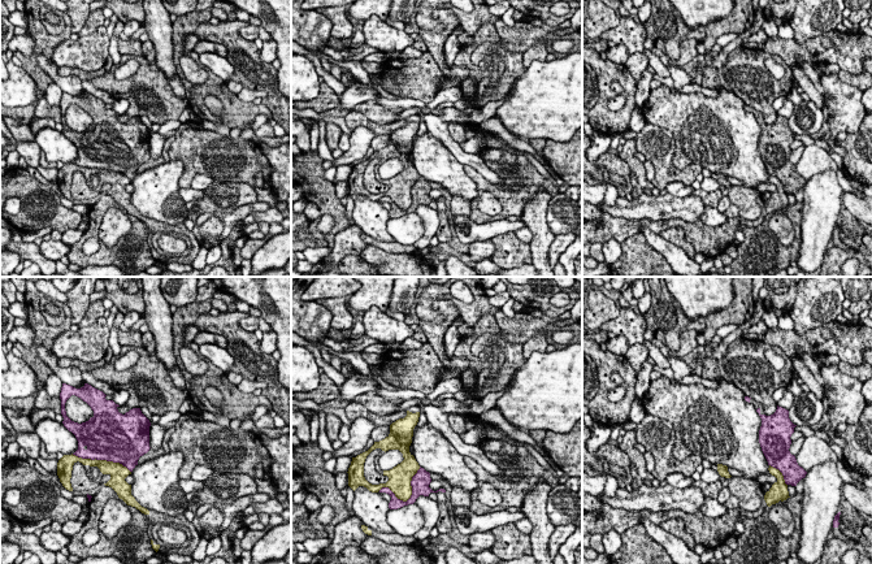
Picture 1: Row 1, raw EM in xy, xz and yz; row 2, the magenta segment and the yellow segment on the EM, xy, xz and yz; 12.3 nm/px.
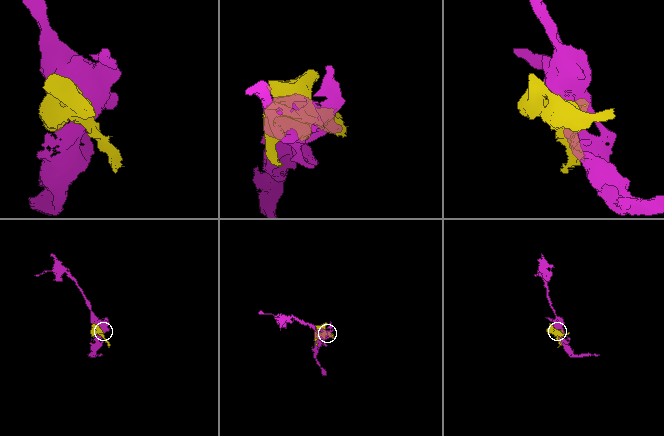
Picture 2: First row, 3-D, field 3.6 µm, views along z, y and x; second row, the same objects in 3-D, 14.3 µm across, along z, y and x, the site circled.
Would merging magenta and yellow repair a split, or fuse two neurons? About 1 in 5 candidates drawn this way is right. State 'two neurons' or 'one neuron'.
two neurons

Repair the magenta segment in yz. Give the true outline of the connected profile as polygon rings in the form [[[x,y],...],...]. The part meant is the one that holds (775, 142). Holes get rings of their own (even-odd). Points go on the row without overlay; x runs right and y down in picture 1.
[[[778,114],[771,125],[762,123],[760,117],[756,121],[762,127],[759,152],[768,174],[782,182],[786,194],[797,195],[807,183],[789,160],[791,153],[790,146],[797,134],[790,130],[789,120]]]

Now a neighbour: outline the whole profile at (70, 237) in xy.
[[[70,229],[61,235],[61,240],[73,247],[83,235],[83,231],[79,229]]]

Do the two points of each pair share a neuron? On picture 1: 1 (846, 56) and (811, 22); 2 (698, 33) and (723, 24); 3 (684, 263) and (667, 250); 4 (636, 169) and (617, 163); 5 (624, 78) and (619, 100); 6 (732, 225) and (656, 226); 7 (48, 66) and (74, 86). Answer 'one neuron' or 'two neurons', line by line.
1: two neurons
2: two neurons
3: one neuron
4: two neurons
5: two neurons
6: one neuron
7: one neuron

